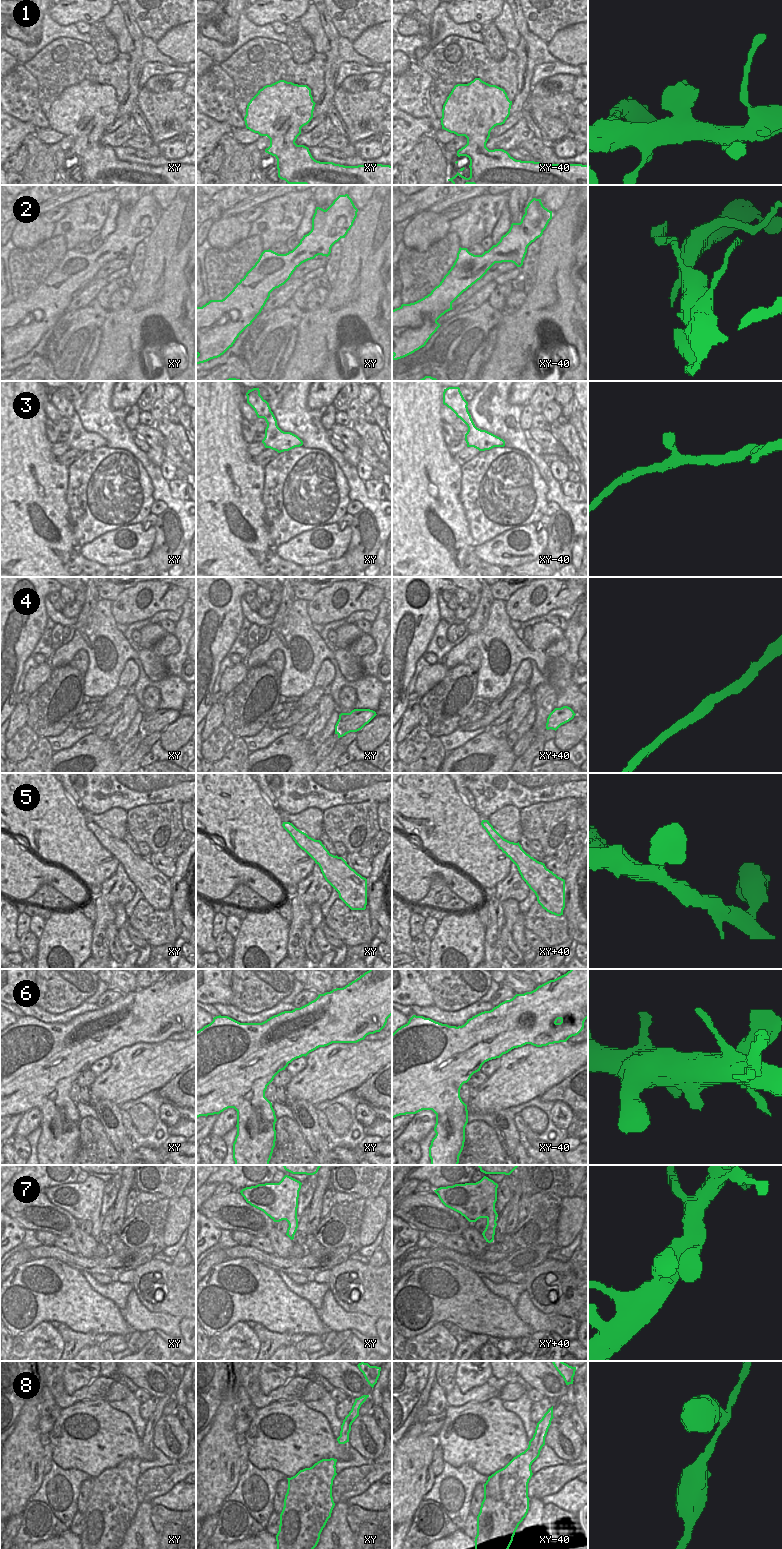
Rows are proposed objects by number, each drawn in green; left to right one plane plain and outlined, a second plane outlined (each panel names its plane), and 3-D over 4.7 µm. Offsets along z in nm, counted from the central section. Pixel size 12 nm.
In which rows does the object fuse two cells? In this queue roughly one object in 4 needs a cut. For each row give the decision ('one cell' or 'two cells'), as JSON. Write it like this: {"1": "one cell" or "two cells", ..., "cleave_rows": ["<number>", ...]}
{"1": "one cell", "2": "one cell", "3": "one cell", "4": "one cell", "5": "one cell", "6": "one cell", "7": "one cell", "8": "one cell", "cleave_rows": []}

